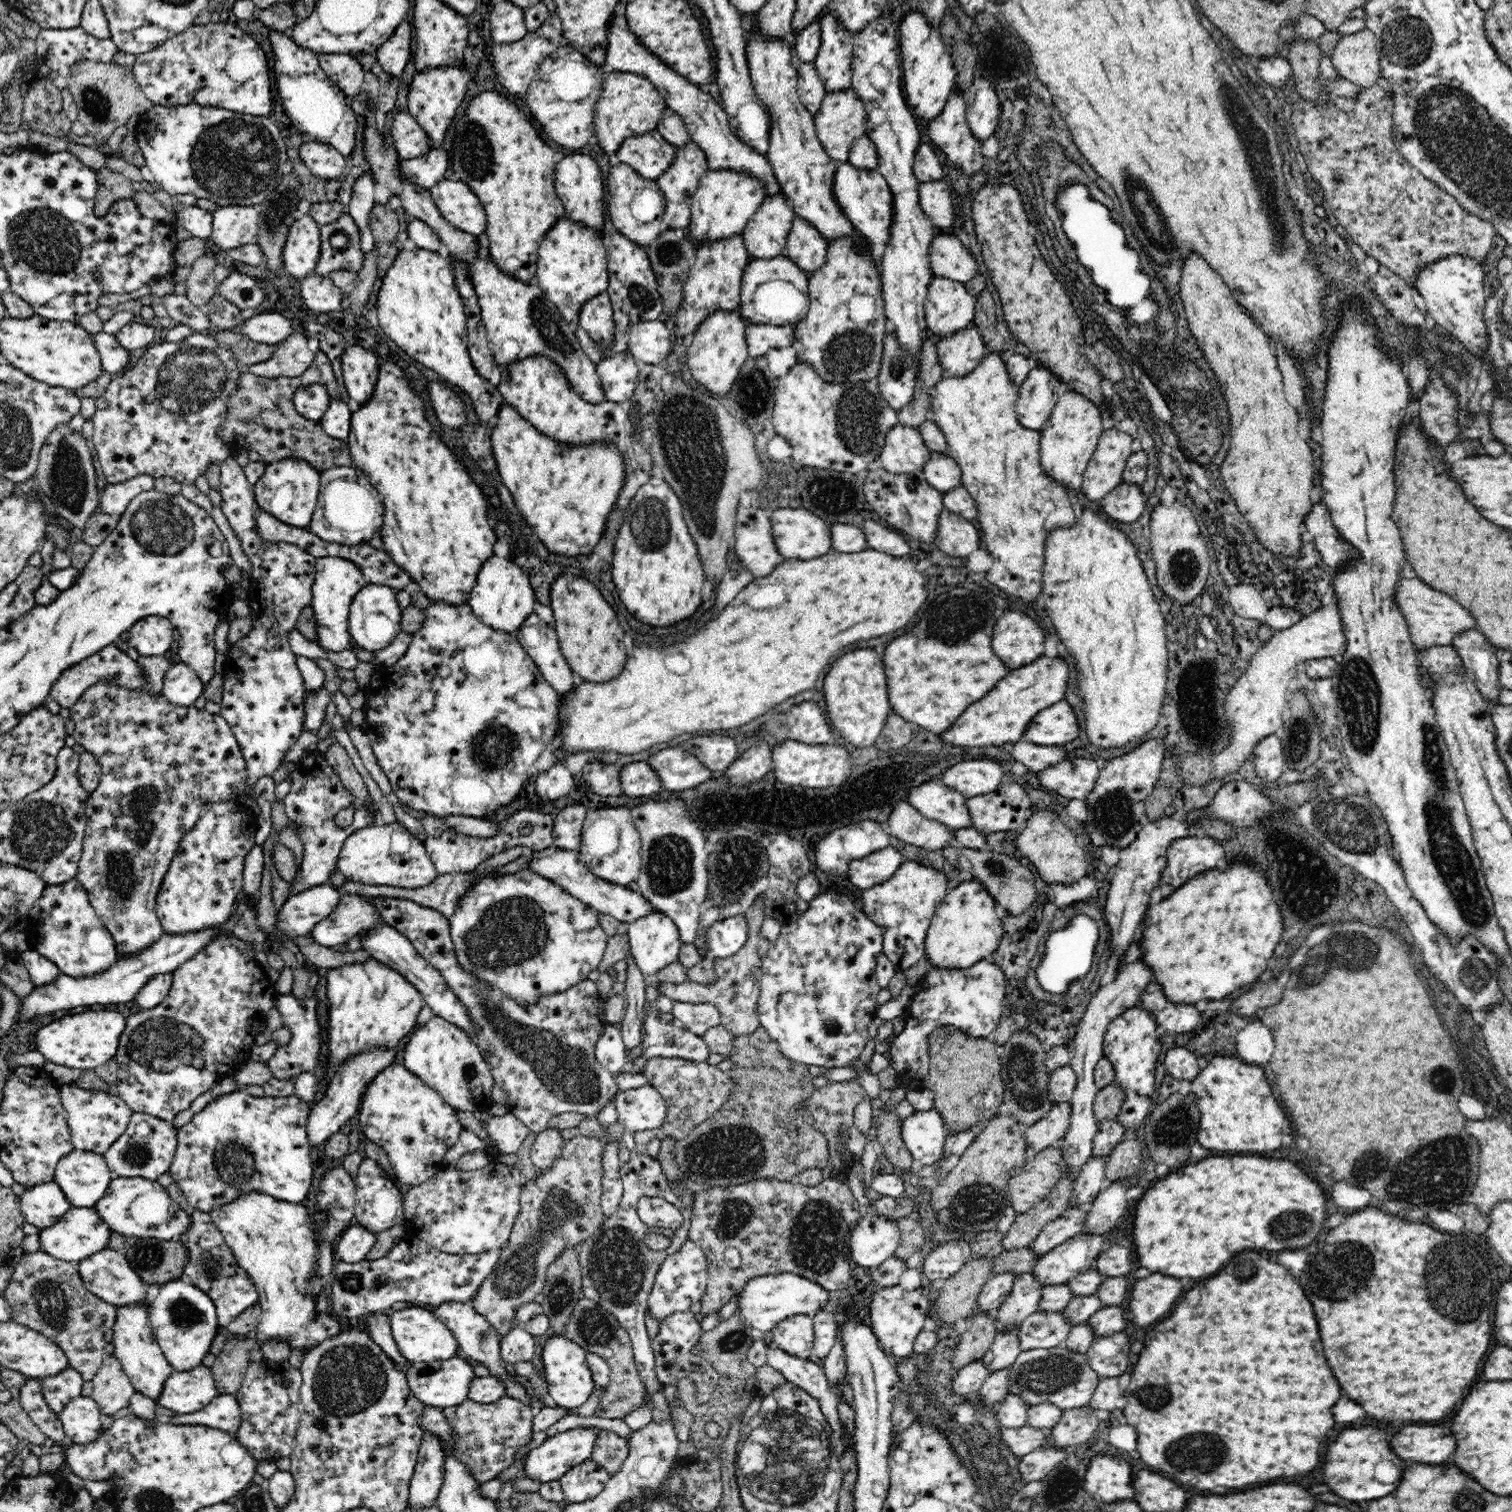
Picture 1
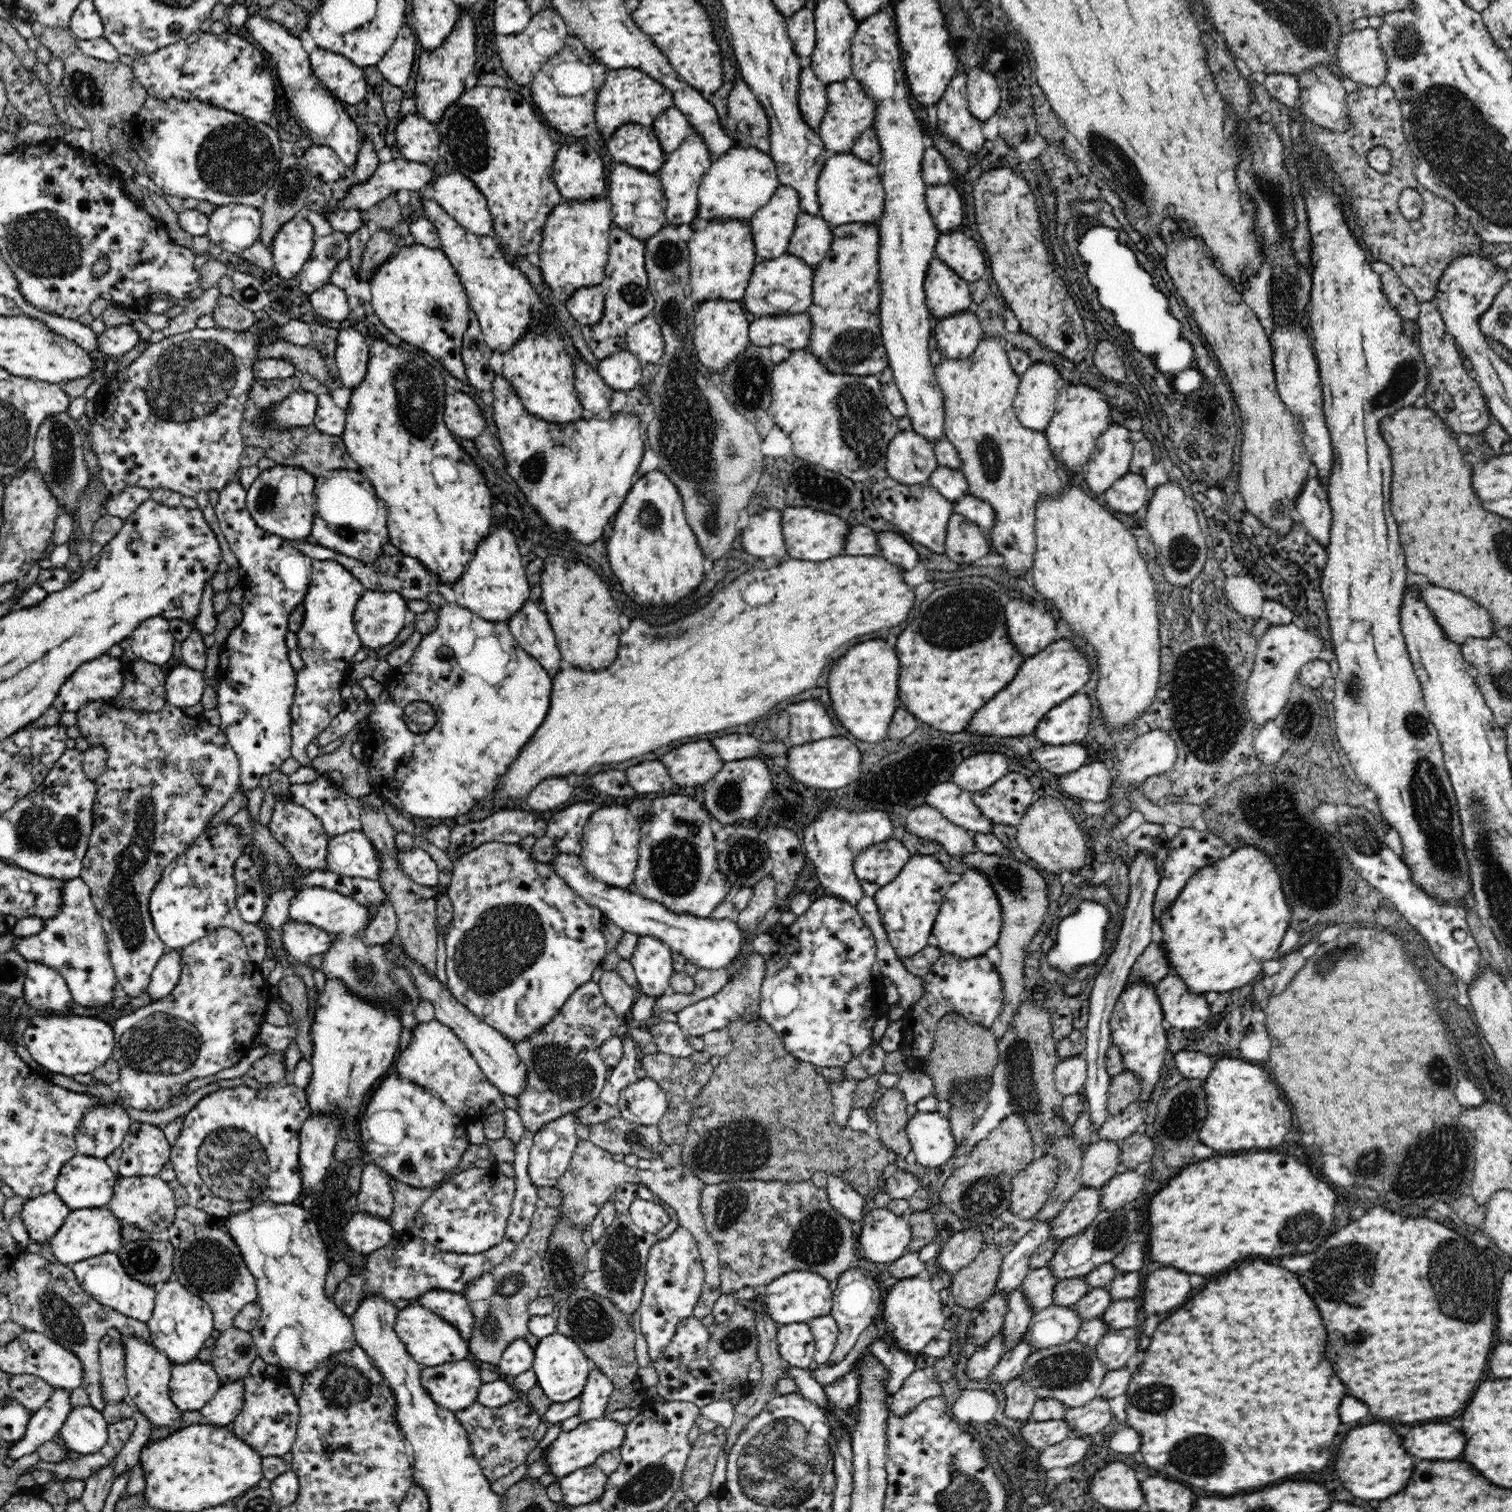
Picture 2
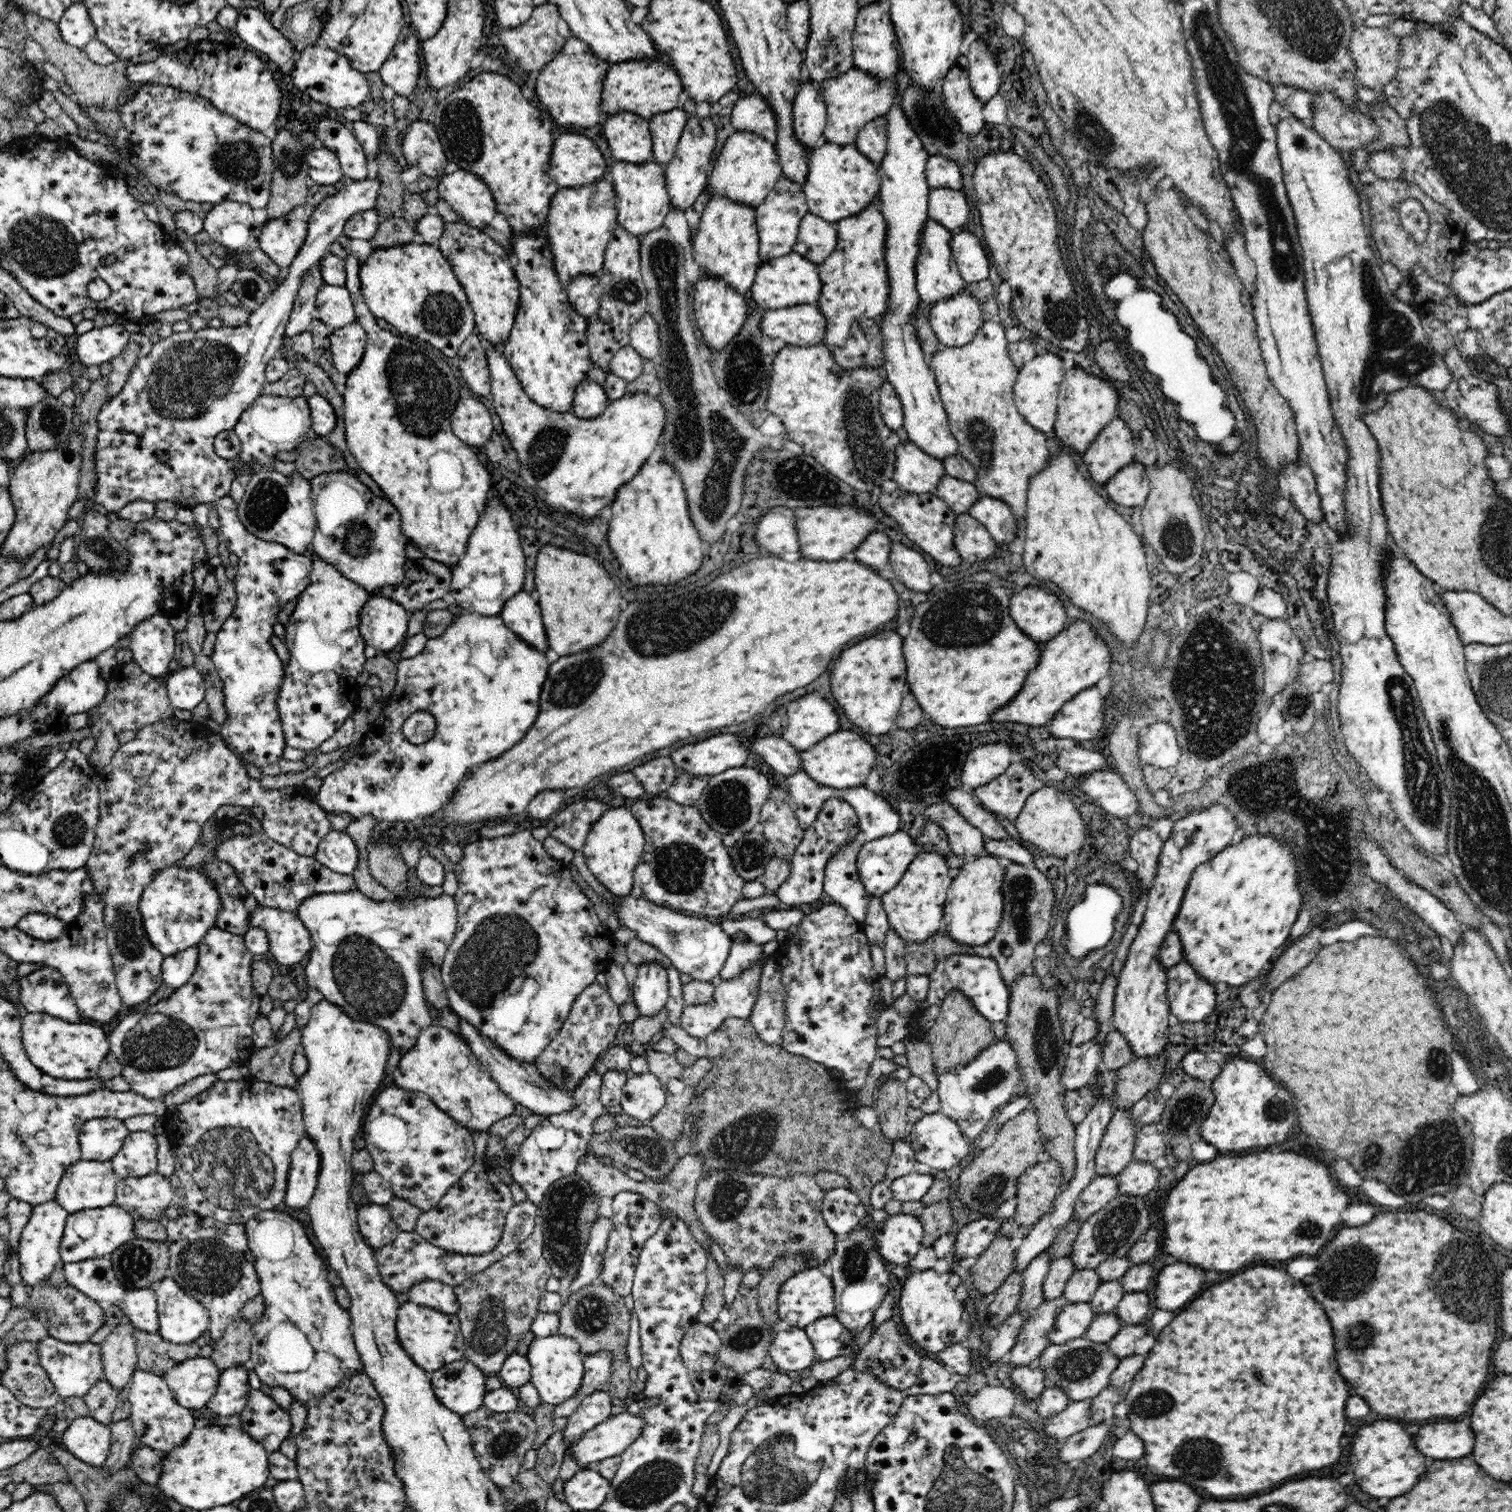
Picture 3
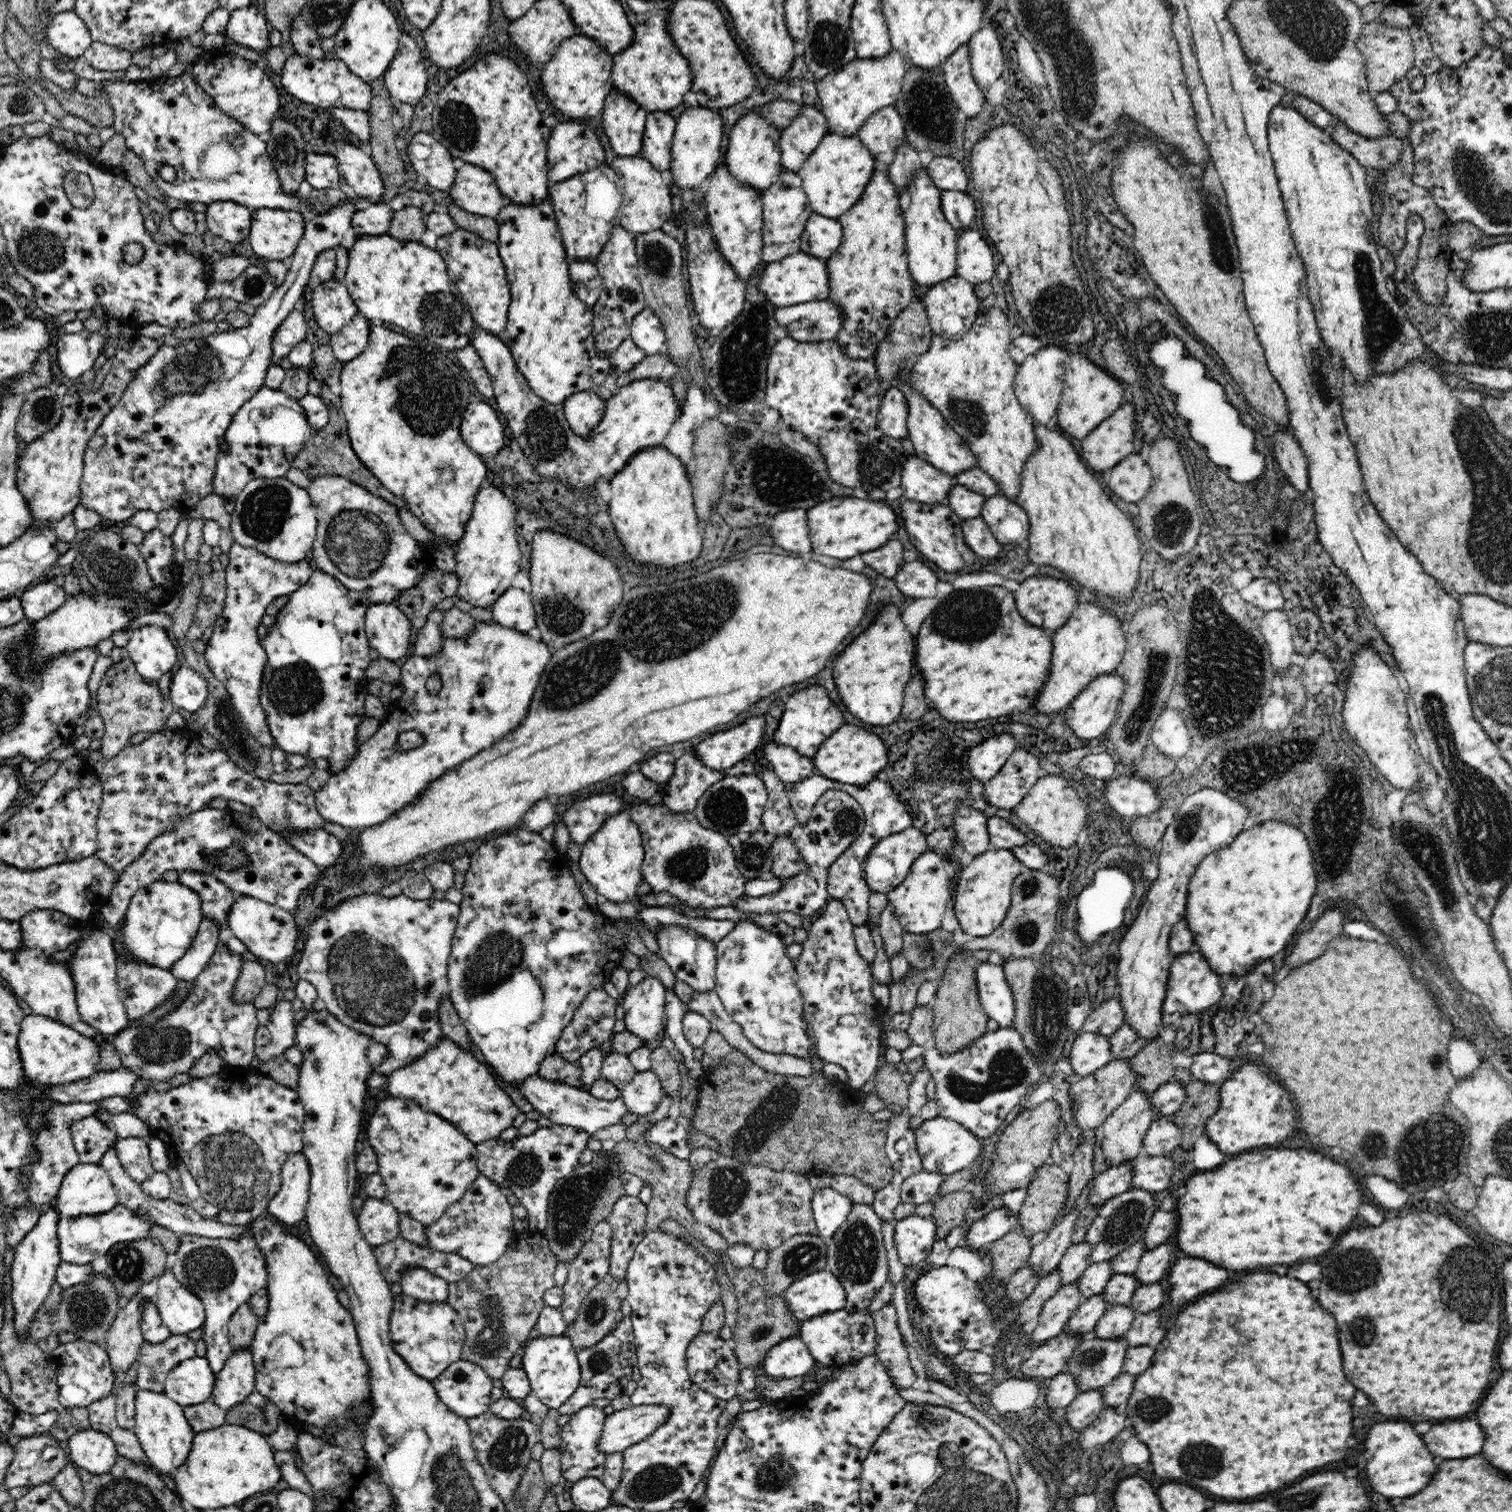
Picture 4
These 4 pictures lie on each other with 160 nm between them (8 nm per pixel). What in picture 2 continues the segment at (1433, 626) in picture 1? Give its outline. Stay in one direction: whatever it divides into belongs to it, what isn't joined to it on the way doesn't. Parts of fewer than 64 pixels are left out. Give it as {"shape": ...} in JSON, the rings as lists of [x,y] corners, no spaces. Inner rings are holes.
{"shape":[[[1429,584],[1421,589],[1421,597],[1438,619],[1445,635],[1454,643],[1462,644],[1467,638],[1489,639],[1495,636],[1494,623],[1490,613],[1475,600],[1448,590]]]}

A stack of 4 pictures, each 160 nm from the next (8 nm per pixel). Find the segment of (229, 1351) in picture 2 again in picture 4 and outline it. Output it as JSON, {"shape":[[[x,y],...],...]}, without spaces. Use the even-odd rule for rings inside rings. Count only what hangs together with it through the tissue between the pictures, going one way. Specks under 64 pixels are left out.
{"shape":[[[249,1303],[240,1304],[229,1322],[229,1337],[233,1350],[251,1346],[258,1322],[260,1317],[253,1312]]]}

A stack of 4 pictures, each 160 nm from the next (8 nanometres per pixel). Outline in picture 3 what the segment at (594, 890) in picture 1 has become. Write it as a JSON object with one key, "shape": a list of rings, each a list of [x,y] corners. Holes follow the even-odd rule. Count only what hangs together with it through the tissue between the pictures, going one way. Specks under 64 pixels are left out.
{"shape":[[[631,895],[621,900],[622,904],[619,904],[616,914],[619,916],[618,921],[636,932],[638,940],[663,952],[678,971],[689,974],[694,980],[709,983],[719,975],[730,952],[732,937],[719,926],[718,920],[683,913],[667,905],[650,903]]]}

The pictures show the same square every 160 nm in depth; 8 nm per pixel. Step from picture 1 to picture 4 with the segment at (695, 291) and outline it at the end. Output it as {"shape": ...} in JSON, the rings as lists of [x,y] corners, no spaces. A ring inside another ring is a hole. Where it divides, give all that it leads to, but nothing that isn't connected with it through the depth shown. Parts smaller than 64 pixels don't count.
{"shape":[[[725,161],[717,165],[711,177],[708,196],[704,199],[708,222],[720,253],[736,271],[740,280],[747,281],[752,272],[757,272],[764,264],[761,257],[764,226],[762,192],[738,182],[728,171]]]}

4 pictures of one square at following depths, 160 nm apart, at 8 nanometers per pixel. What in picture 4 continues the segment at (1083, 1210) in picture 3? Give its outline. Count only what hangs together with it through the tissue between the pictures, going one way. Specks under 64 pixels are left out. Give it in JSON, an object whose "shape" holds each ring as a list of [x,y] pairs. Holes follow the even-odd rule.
{"shape":[[[1134,1160],[1125,1161],[1120,1165],[1107,1166],[1094,1179],[1090,1189],[1090,1205],[1102,1206],[1106,1200],[1114,1198],[1133,1188]]]}

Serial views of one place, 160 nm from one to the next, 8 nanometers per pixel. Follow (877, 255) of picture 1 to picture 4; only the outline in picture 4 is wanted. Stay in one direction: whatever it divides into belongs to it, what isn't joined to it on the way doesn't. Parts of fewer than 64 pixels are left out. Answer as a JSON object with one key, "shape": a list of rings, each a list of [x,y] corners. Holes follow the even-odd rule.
{"shape":[[[828,132],[797,172],[814,213],[837,219],[853,208],[875,172],[874,162],[872,153],[857,135]]]}

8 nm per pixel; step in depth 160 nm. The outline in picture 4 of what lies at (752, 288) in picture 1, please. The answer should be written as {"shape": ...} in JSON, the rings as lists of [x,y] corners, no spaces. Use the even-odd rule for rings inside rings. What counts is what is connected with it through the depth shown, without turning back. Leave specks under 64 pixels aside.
{"shape":[[[798,252],[782,260],[763,264],[759,288],[772,304],[776,304],[776,308],[826,300],[830,296],[831,285],[828,282],[828,272],[827,259],[820,260],[817,256],[808,256],[808,254]]]}

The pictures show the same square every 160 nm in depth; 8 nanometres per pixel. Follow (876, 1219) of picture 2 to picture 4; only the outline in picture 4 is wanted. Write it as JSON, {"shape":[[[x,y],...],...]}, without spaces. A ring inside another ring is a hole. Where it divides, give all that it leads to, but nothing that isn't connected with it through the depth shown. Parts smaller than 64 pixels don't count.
{"shape":[[[912,1215],[895,1222],[895,1244],[905,1267],[928,1260],[937,1241],[937,1226],[932,1217]]]}

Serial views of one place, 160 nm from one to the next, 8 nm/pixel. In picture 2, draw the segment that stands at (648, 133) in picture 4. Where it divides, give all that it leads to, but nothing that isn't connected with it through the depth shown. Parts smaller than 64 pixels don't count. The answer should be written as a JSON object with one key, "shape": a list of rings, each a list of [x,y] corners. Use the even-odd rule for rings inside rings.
{"shape":[[[674,106],[660,113],[652,127],[658,137],[660,147],[666,154],[674,152],[694,129],[686,115]]]}

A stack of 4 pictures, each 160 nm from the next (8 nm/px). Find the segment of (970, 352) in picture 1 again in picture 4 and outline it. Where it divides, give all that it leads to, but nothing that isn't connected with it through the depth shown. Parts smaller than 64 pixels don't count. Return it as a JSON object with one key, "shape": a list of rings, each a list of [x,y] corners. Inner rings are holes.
{"shape":[[[957,274],[936,282],[934,286],[928,286],[928,291],[921,301],[924,303],[931,329],[945,340],[964,336],[980,315],[978,308],[980,308],[981,300],[974,293],[974,285]]]}

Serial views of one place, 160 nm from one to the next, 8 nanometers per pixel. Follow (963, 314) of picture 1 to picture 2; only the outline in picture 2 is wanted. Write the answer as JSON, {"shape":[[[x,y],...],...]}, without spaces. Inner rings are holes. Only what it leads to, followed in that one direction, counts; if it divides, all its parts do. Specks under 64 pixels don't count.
{"shape":[[[935,254],[928,262],[923,285],[925,301],[933,320],[958,315],[967,310],[972,302],[968,289],[969,281],[960,278]]]}

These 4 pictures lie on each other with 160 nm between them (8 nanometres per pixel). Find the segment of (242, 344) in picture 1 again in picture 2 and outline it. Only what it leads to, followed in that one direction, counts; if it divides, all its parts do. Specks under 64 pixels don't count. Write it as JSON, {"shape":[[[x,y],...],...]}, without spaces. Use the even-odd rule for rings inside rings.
{"shape":[[[279,340],[262,345],[259,353],[263,361],[275,359],[290,361],[294,368],[300,372],[306,372],[318,380],[319,384],[326,388],[328,394],[332,394],[338,388],[336,381],[326,369],[322,356],[314,347],[296,346]]]}

